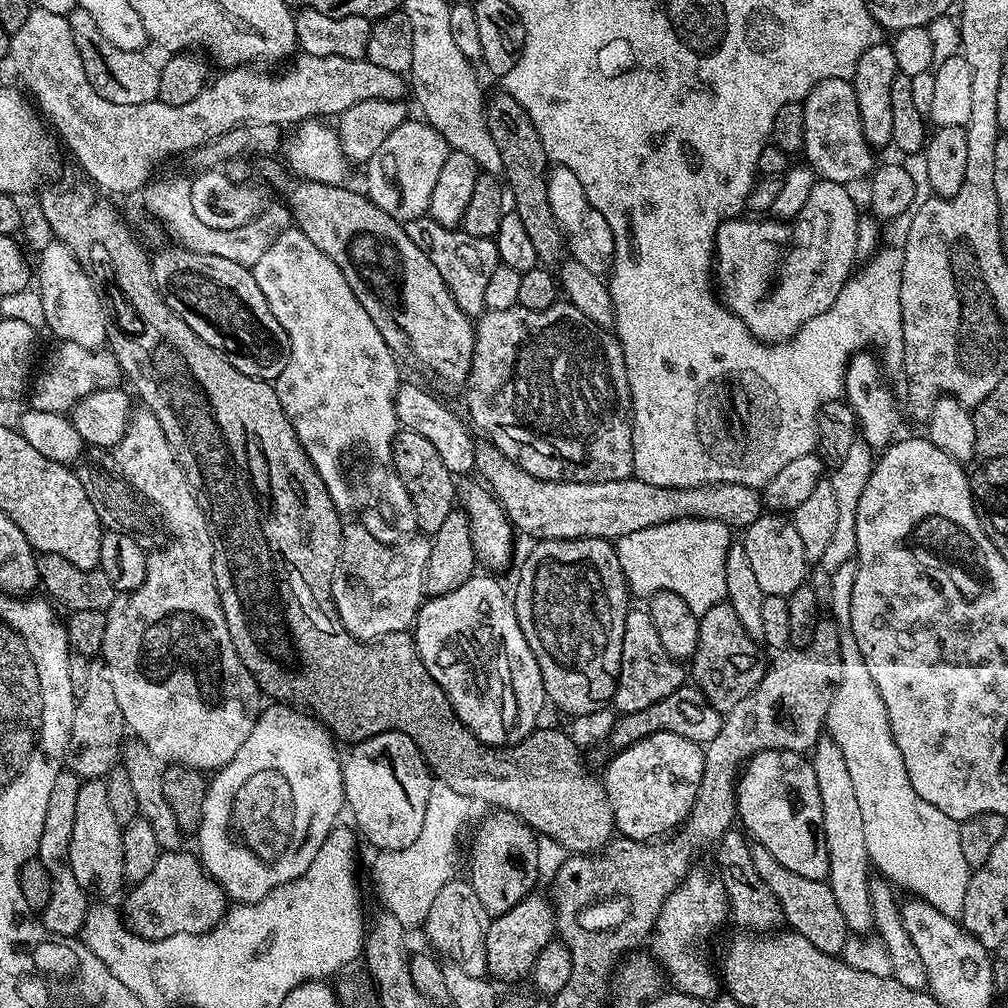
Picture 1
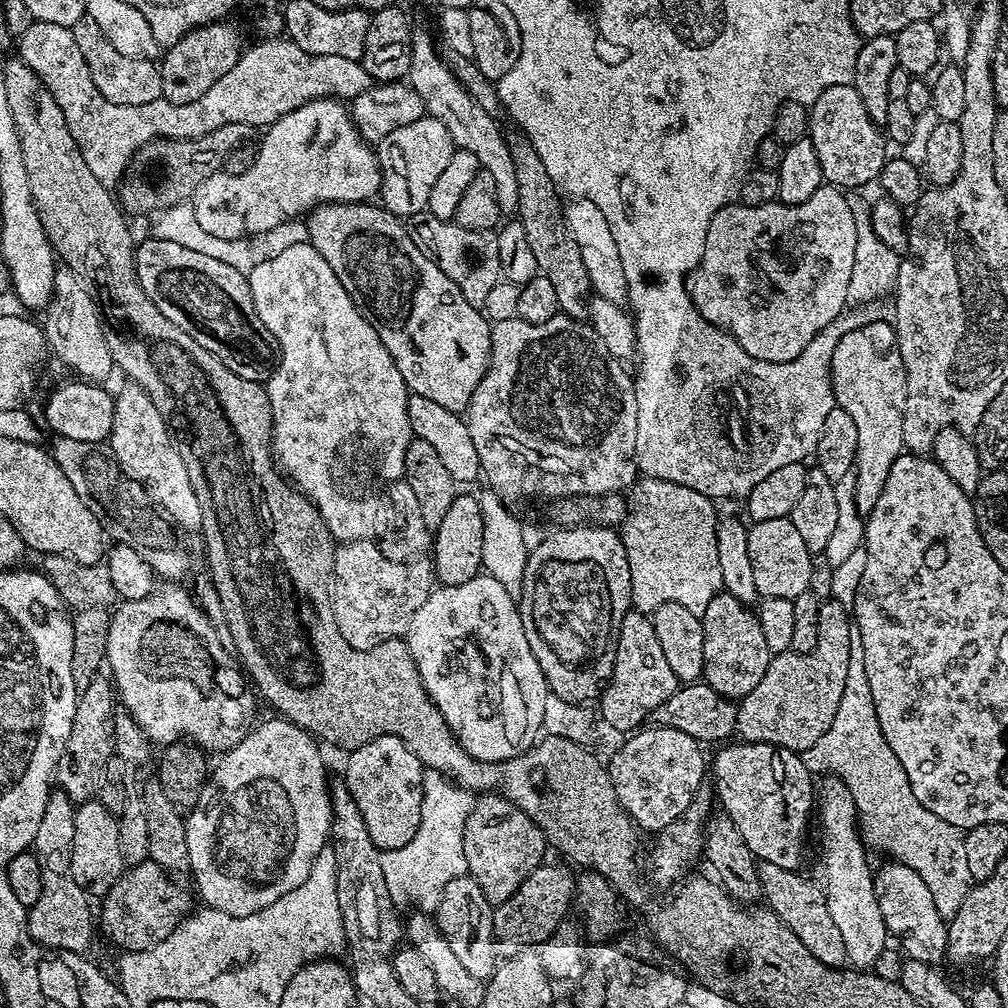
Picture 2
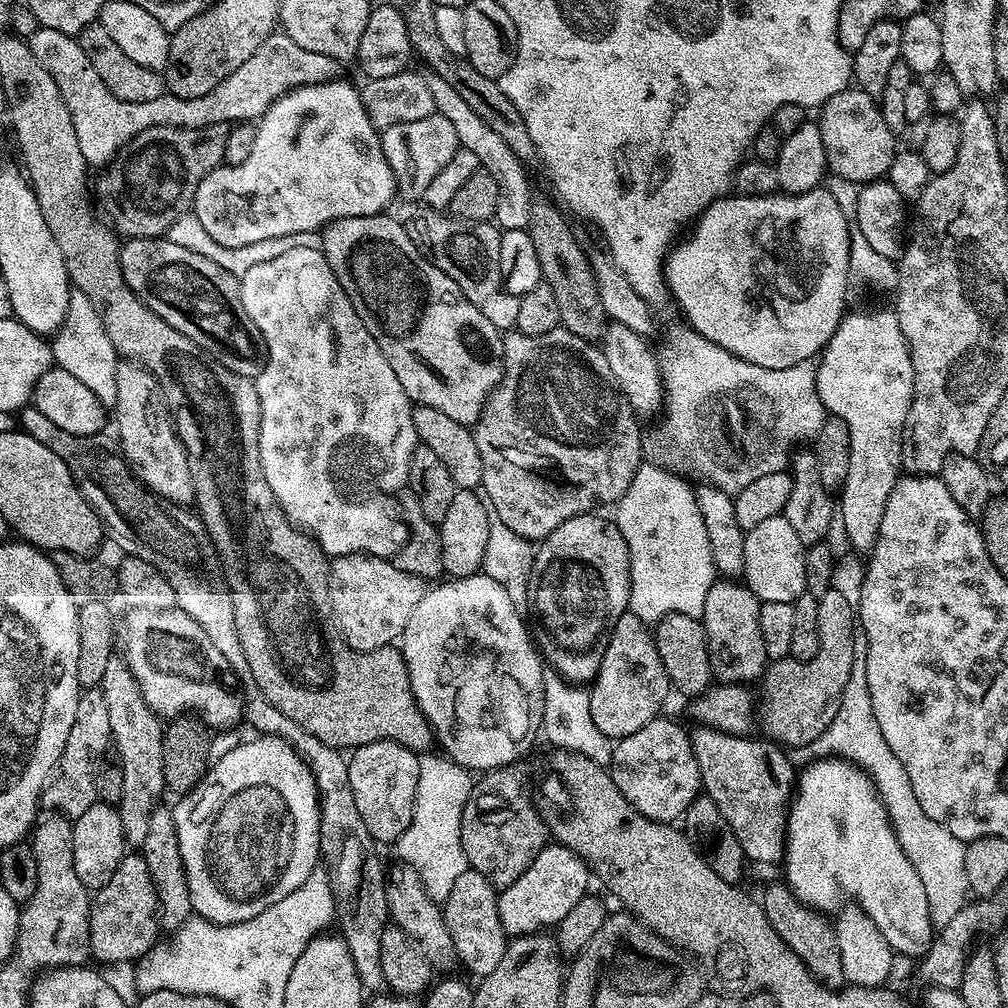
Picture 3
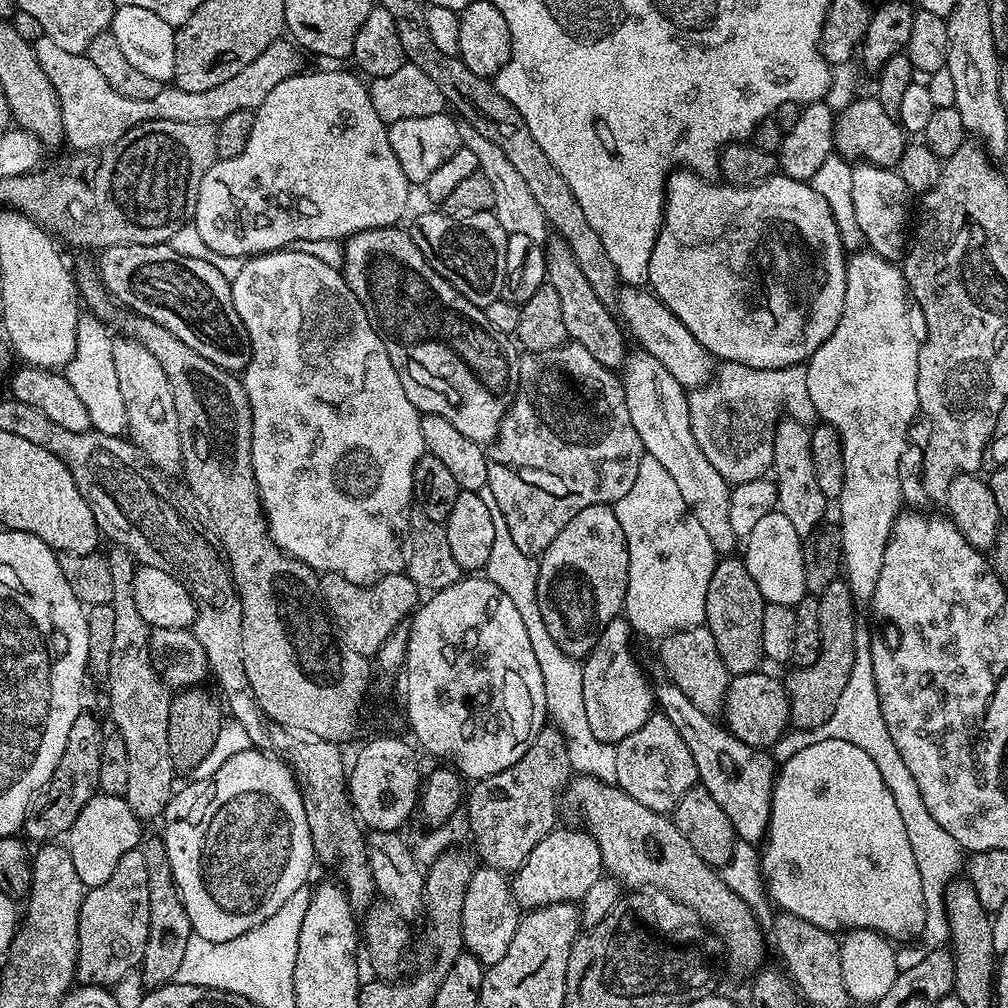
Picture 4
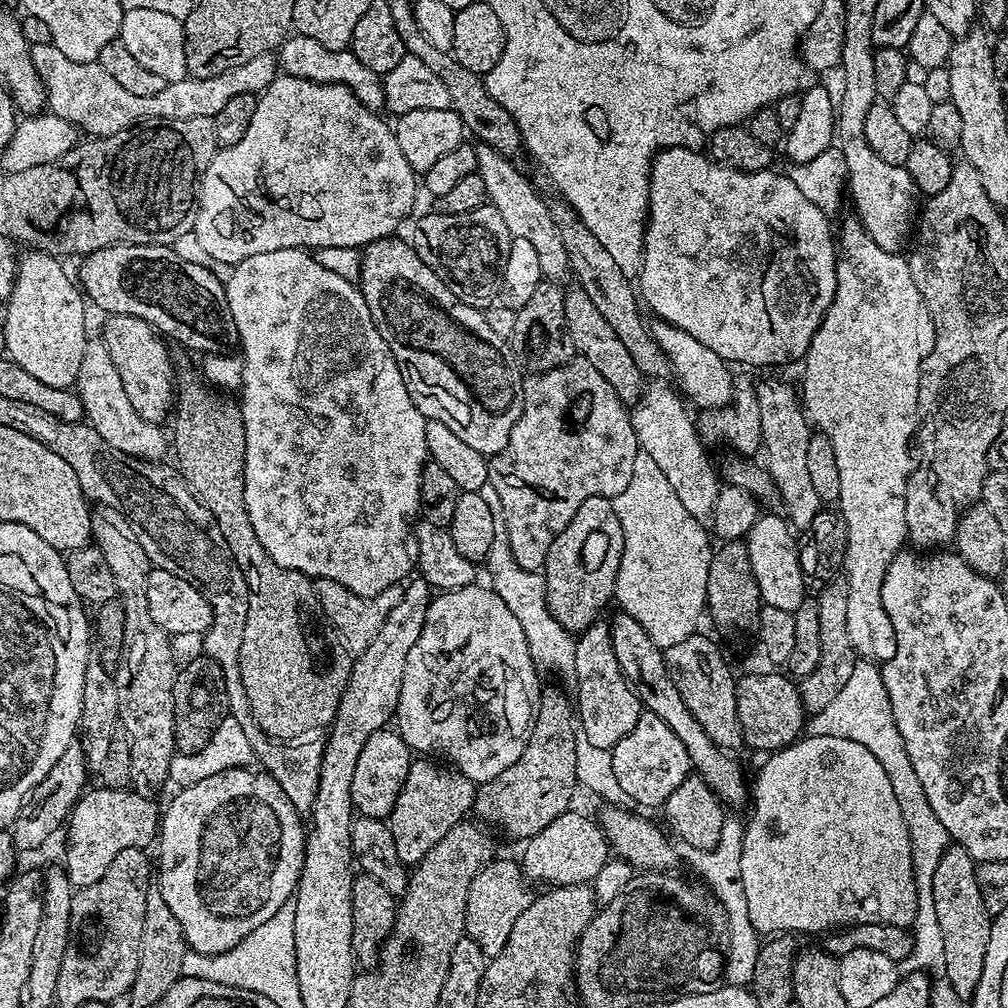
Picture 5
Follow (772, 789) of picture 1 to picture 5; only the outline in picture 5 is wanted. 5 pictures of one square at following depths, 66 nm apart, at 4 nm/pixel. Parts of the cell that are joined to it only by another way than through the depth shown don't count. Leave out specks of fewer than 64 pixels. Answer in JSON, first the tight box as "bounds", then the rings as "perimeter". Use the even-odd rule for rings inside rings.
{"bounds":[609,612,750,808],"perimeter":[[[621,612],[615,615],[609,625],[615,658],[645,711],[658,715],[662,722],[666,722],[666,726],[670,727],[670,730],[681,740],[682,746],[686,746],[692,759],[693,769],[725,805],[733,804],[734,807],[740,808],[744,804],[745,807],[750,800],[750,784],[749,781],[744,781],[744,772],[740,769],[739,762],[732,757],[735,755],[719,748],[701,729],[698,720],[690,714],[690,710],[686,709],[682,694],[674,685],[669,668],[665,664],[663,649],[651,641],[650,634],[647,634],[634,618]]]}

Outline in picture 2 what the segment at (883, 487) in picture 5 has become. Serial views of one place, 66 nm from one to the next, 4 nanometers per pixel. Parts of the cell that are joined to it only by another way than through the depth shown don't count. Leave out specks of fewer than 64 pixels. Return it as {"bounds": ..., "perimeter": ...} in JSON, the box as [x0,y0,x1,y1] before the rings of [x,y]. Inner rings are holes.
{"bounds":[832,322,906,514],"perimeter":[[[869,322],[847,332],[838,342],[832,359],[832,399],[835,407],[846,410],[858,430],[856,451],[857,510],[867,514],[874,510],[878,494],[886,484],[890,466],[905,451],[902,418],[906,402],[906,370],[896,345],[896,329],[891,323]]]}

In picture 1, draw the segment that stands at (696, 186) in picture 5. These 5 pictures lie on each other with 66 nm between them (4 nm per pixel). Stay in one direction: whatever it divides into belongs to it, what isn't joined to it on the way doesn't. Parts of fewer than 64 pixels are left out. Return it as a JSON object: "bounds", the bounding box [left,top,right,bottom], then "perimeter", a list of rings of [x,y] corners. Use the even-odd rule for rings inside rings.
{"bounds":[714,179,859,344],"perimeter":[[[817,179],[814,190],[810,190],[810,198],[806,198],[806,206],[802,206],[802,210],[797,214],[796,219],[791,221],[790,227],[787,223],[773,223],[772,236],[776,241],[772,244],[772,257],[768,260],[768,244],[760,237],[759,219],[748,218],[752,220],[744,220],[745,218],[733,218],[724,220],[718,226],[716,231],[716,251],[714,253],[714,284],[718,289],[719,299],[725,308],[729,308],[732,313],[740,319],[750,330],[750,334],[755,336],[757,340],[766,344],[783,344],[806,322],[810,322],[810,318],[818,318],[818,314],[822,314],[826,310],[830,310],[830,306],[834,306],[834,298],[838,298],[838,294],[842,290],[842,286],[847,282],[849,276],[853,275],[854,267],[852,263],[858,260],[856,243],[858,242],[859,215],[856,210],[856,200],[851,196],[849,185],[839,184],[838,182],[830,182],[829,180]]]}

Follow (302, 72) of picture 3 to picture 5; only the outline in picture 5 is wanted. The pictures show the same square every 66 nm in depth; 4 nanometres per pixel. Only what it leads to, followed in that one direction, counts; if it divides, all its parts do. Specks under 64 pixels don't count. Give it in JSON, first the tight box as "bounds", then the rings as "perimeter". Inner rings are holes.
{"bounds":[31,43,278,138],"perimeter":[[[52,43],[34,44],[31,45],[31,50],[34,70],[40,75],[40,81],[46,89],[47,111],[58,118],[66,118],[66,122],[75,124],[81,133],[88,132],[84,134],[92,138],[113,136],[122,130],[131,128],[133,124],[141,122],[185,120],[199,116],[213,118],[232,98],[263,92],[278,74],[277,57],[271,52],[263,52],[258,54],[258,58],[250,58],[250,62],[242,62],[242,66],[234,66],[234,70],[226,70],[226,74],[218,74],[214,78],[202,78],[201,80],[185,78],[173,84],[165,84],[164,88],[158,90],[158,94],[153,96],[139,96],[126,90],[126,86],[122,86],[122,82],[114,82],[114,78],[110,78],[110,74],[106,74],[106,70],[98,62],[95,64],[74,62],[70,58],[66,58],[66,54],[62,54],[62,50],[58,50]]]}

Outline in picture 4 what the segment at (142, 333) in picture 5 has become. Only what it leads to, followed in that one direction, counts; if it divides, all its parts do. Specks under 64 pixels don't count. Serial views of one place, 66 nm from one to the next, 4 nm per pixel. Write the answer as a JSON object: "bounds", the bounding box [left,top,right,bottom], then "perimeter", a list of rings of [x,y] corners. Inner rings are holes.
{"bounds":[112,338,182,474],"perimeter":[[[127,338],[113,339],[112,353],[114,354],[114,370],[118,377],[118,390],[122,394],[122,402],[126,404],[127,435],[130,437],[131,443],[141,457],[157,472],[161,474],[179,473],[182,461],[180,459],[178,418],[174,410],[174,394],[170,394],[166,374],[162,371],[162,366],[158,366],[158,358],[154,358],[154,354],[150,354],[150,350],[146,350],[146,346],[142,346],[137,340]]]}

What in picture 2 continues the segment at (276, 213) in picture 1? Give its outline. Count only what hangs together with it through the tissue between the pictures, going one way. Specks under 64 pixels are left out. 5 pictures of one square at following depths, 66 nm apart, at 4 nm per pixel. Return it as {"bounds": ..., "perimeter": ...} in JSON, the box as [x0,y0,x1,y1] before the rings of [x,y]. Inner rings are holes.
{"bounds":[149,203,309,273],"perimeter":[[[189,203],[176,204],[174,207],[163,208],[160,211],[149,213],[151,237],[156,240],[175,242],[183,249],[197,251],[198,254],[207,254],[210,258],[225,262],[239,272],[247,273],[260,266],[262,262],[278,258],[282,251],[291,246],[308,243],[309,230],[305,221],[294,219],[266,230],[260,235],[244,237],[242,239],[220,239],[210,235],[198,223],[198,218]]]}

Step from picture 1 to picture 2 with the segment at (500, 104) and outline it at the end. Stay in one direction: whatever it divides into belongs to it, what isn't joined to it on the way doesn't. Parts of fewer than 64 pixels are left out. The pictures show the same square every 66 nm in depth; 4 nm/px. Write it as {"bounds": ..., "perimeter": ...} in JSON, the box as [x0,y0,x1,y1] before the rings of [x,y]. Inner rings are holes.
{"bounds":[506,131,590,317],"perimeter":[[[509,131],[506,139],[510,158],[514,158],[514,175],[518,182],[515,215],[522,230],[526,230],[526,243],[534,253],[536,271],[539,275],[550,278],[563,315],[583,317],[588,310],[590,285],[582,256],[579,254],[578,243],[571,236],[564,220],[565,205],[560,202],[561,193],[550,174],[546,174],[546,165],[542,163],[542,158],[538,158],[538,150],[534,150],[534,146],[523,132]]]}

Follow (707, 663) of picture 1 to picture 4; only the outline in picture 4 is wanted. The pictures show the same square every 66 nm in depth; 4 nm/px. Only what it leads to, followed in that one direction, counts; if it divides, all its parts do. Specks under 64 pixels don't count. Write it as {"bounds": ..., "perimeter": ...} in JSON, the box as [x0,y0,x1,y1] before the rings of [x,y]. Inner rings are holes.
{"bounds":[704,559,765,676],"perimeter":[[[717,559],[714,574],[710,574],[710,586],[706,590],[706,614],[704,624],[714,634],[714,646],[718,646],[718,654],[732,676],[741,676],[747,672],[757,671],[761,667],[764,651],[762,650],[762,610],[765,606],[762,590],[750,578],[750,570],[746,570],[743,559]]]}

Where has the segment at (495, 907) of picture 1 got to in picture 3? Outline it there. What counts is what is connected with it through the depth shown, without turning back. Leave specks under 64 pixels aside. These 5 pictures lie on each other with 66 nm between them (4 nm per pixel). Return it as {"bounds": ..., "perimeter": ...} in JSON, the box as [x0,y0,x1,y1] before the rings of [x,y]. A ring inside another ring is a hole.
{"bounds":[461,762,549,890],"perimeter":[[[524,762],[507,764],[501,768],[494,768],[491,772],[485,772],[472,785],[469,800],[462,810],[461,842],[462,850],[468,859],[468,867],[473,872],[482,874],[489,880],[492,887],[502,890],[518,878],[534,862],[534,858],[549,843],[548,827],[540,817],[539,807],[534,803],[534,796],[528,793],[528,768]]]}

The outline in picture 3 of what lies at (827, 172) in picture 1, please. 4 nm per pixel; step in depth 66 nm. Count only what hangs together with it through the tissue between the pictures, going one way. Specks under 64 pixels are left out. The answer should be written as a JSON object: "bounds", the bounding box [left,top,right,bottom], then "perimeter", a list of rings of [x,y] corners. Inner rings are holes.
{"bounds":[818,86,898,186],"perimeter":[[[849,86],[844,91],[834,94],[819,109],[818,123],[822,130],[822,146],[826,146],[826,162],[828,172],[838,179],[848,179],[850,182],[863,186],[887,177],[890,166],[898,151],[897,133],[886,126],[886,118],[882,118],[880,105],[861,88]]]}

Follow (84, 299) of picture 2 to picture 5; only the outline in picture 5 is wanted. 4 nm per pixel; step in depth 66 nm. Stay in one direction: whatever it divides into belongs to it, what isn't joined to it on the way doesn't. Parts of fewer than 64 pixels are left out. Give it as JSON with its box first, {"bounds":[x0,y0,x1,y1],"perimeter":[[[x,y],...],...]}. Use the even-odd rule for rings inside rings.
{"bounds":[74,342,170,461],"perimeter":[[[103,342],[85,343],[82,364],[78,366],[74,391],[80,397],[84,407],[84,420],[114,450],[131,456],[133,460],[163,461],[163,456],[170,452],[170,440],[164,437],[159,425],[146,422],[130,406],[130,398],[126,398],[126,390],[122,387],[122,378],[118,378],[118,370],[114,370],[114,362],[110,362],[110,354]]]}

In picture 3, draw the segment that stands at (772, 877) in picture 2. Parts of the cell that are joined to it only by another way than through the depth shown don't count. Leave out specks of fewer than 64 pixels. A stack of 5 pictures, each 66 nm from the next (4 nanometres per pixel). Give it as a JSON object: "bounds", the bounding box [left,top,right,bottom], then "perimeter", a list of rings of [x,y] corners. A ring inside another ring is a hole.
{"bounds":[762,883,845,988],"perimeter":[[[779,883],[770,885],[765,890],[764,896],[762,895],[764,913],[770,926],[774,926],[778,938],[782,938],[782,942],[786,942],[786,946],[790,946],[790,950],[794,950],[798,958],[802,958],[802,962],[812,971],[817,980],[830,988],[841,987],[845,979],[842,974],[842,954],[838,951],[835,923],[825,913],[809,908],[807,904],[800,901],[787,883]]]}

